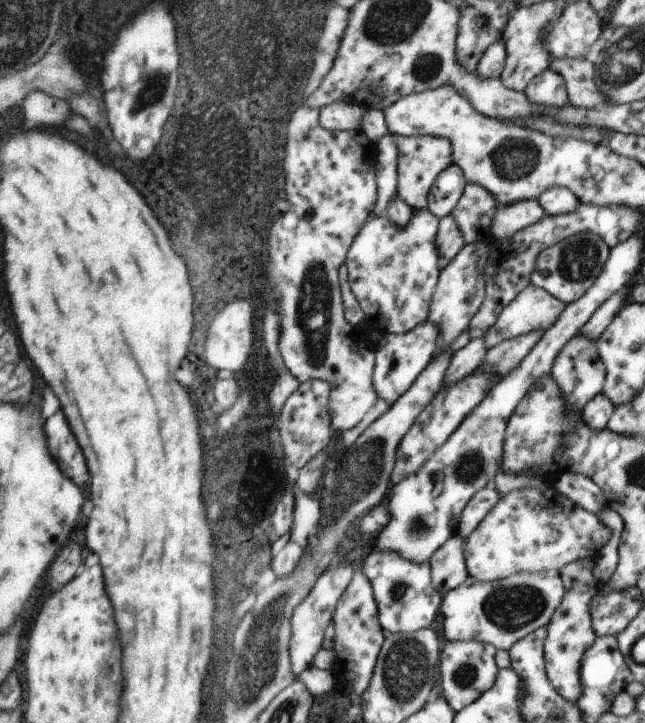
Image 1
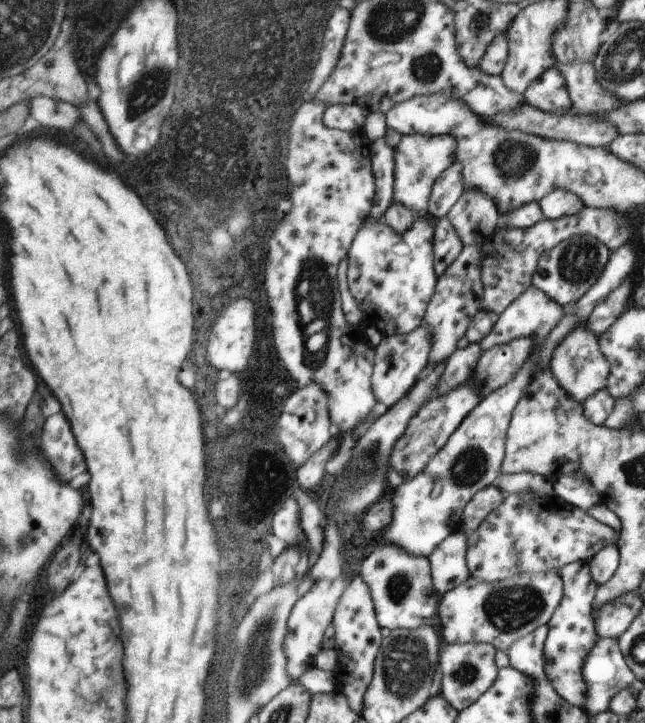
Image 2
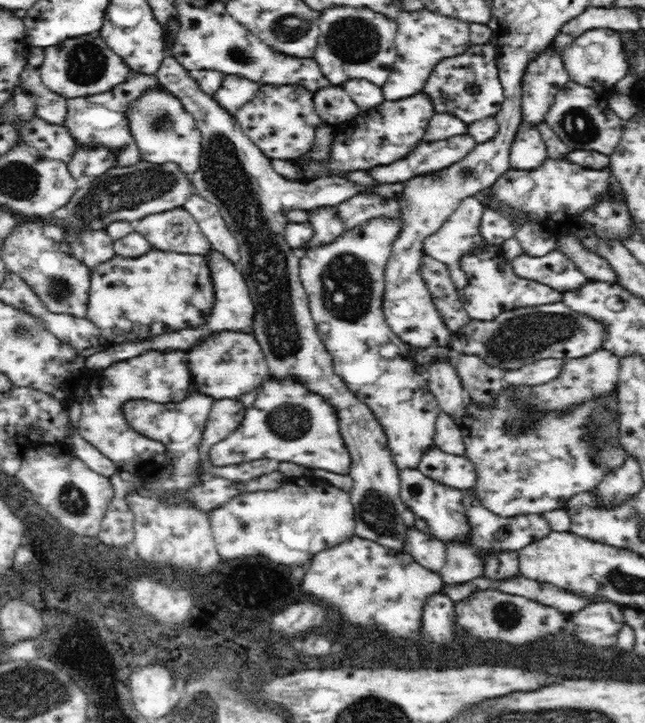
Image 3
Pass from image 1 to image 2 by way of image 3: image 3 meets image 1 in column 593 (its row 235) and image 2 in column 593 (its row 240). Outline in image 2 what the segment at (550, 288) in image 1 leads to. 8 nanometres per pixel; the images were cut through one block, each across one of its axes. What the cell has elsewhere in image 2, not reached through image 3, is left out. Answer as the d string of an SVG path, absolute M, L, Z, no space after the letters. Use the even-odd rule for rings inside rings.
M573 236L571 240L563 240L549 252L545 252L539 260L537 272L533 274L533 288L545 292L557 304L579 302L601 278L607 262L611 258L611 250L593 236Z

